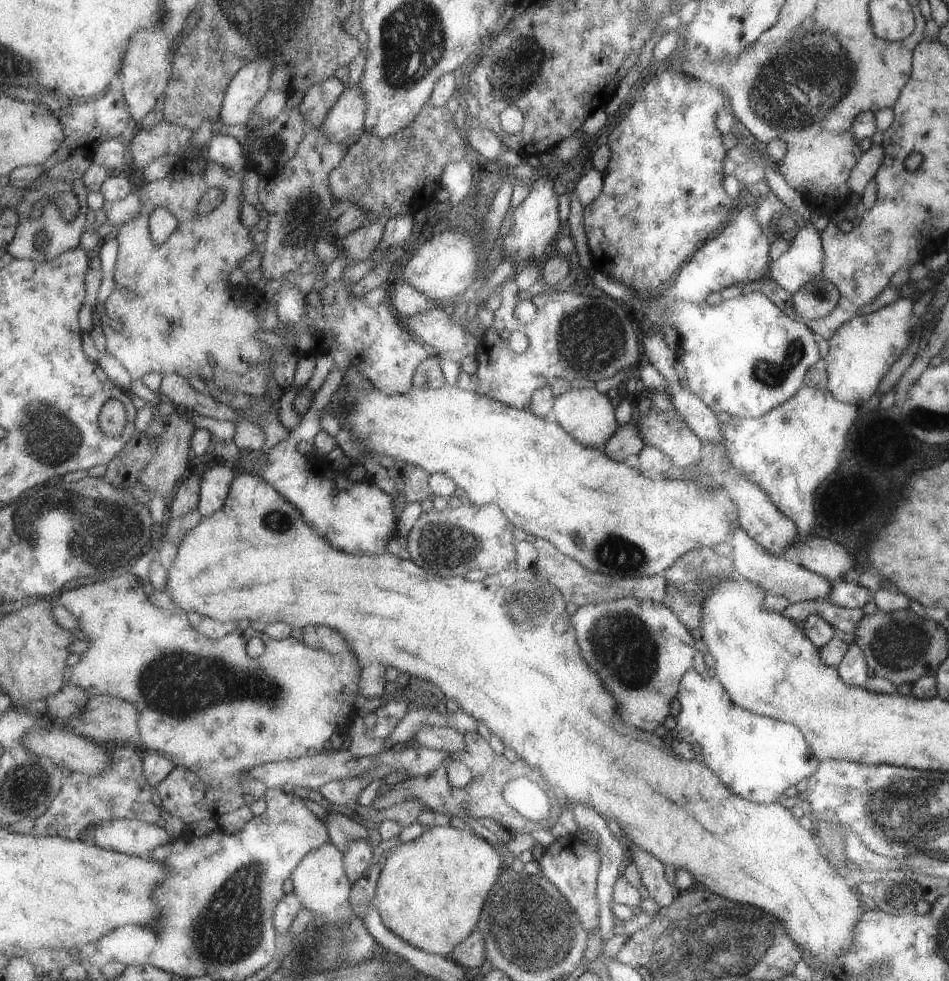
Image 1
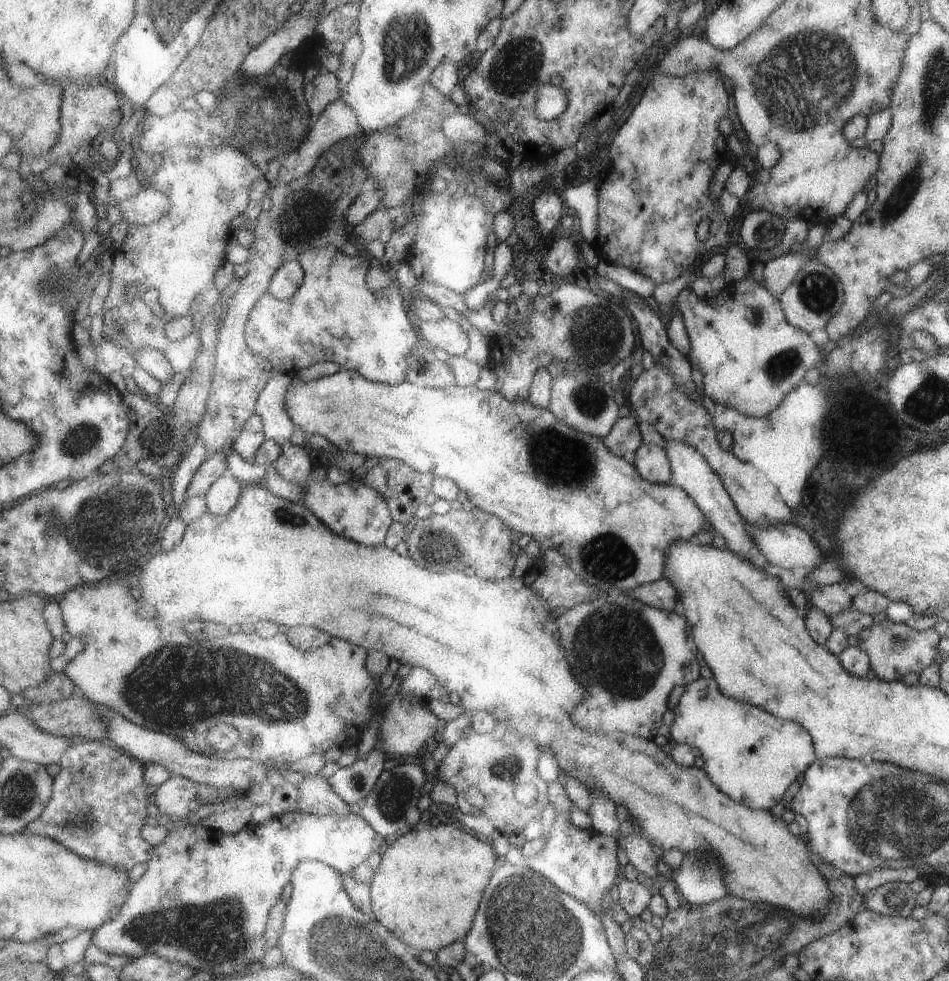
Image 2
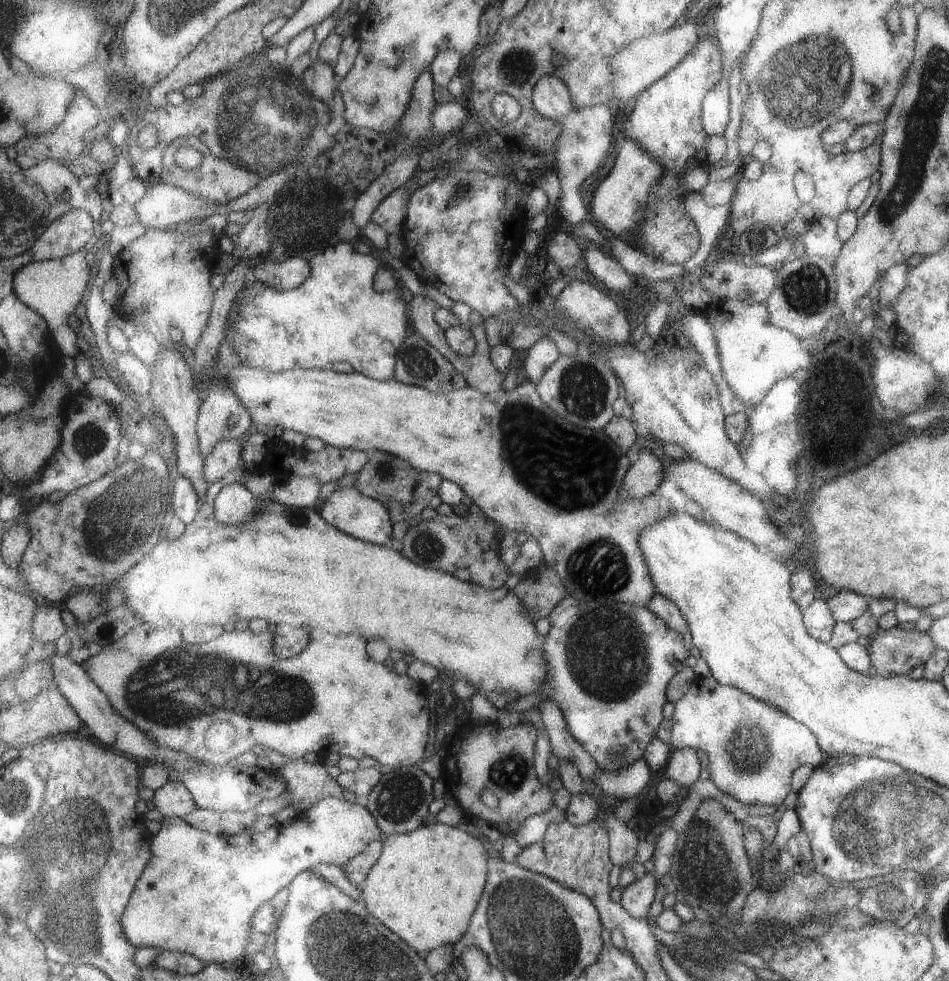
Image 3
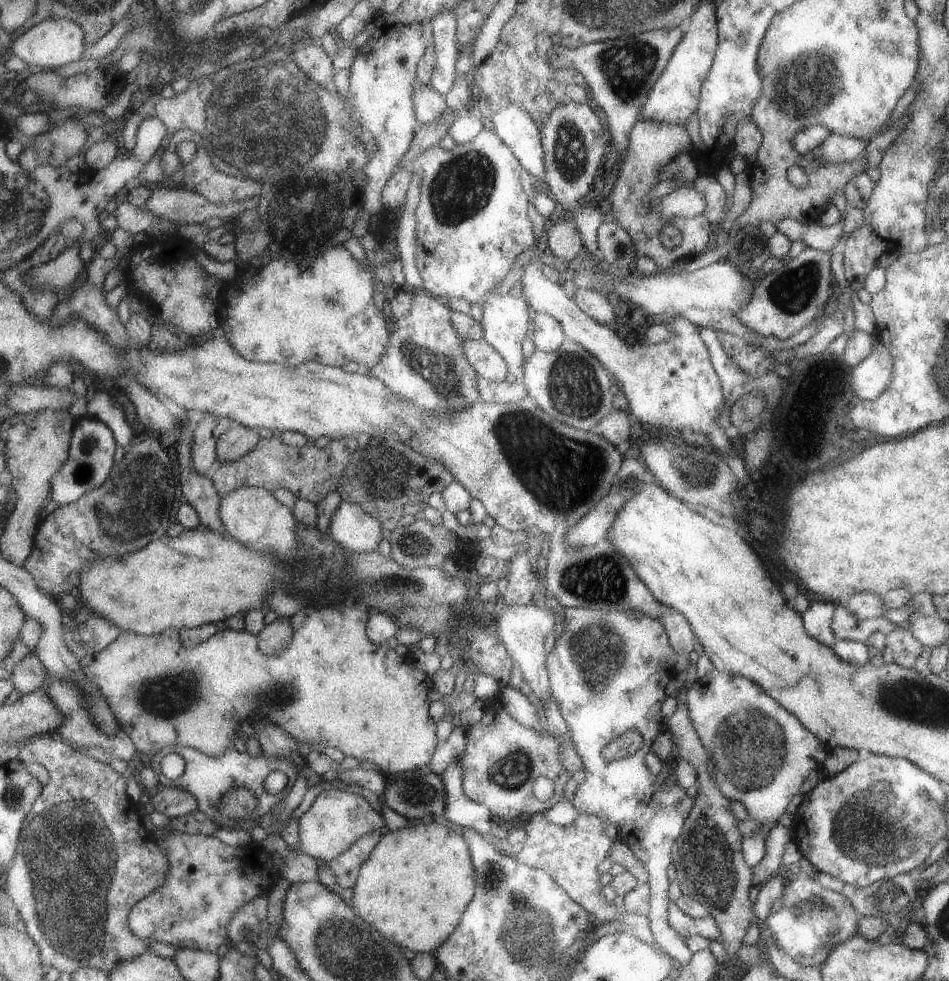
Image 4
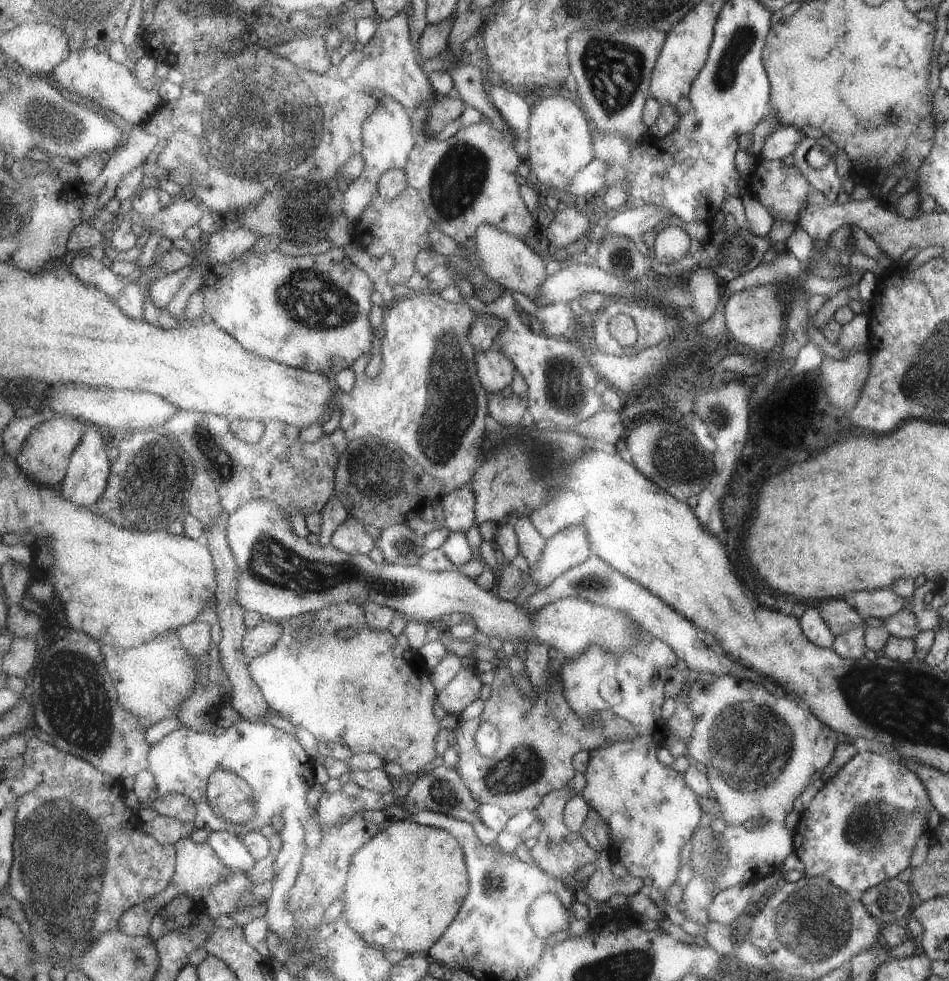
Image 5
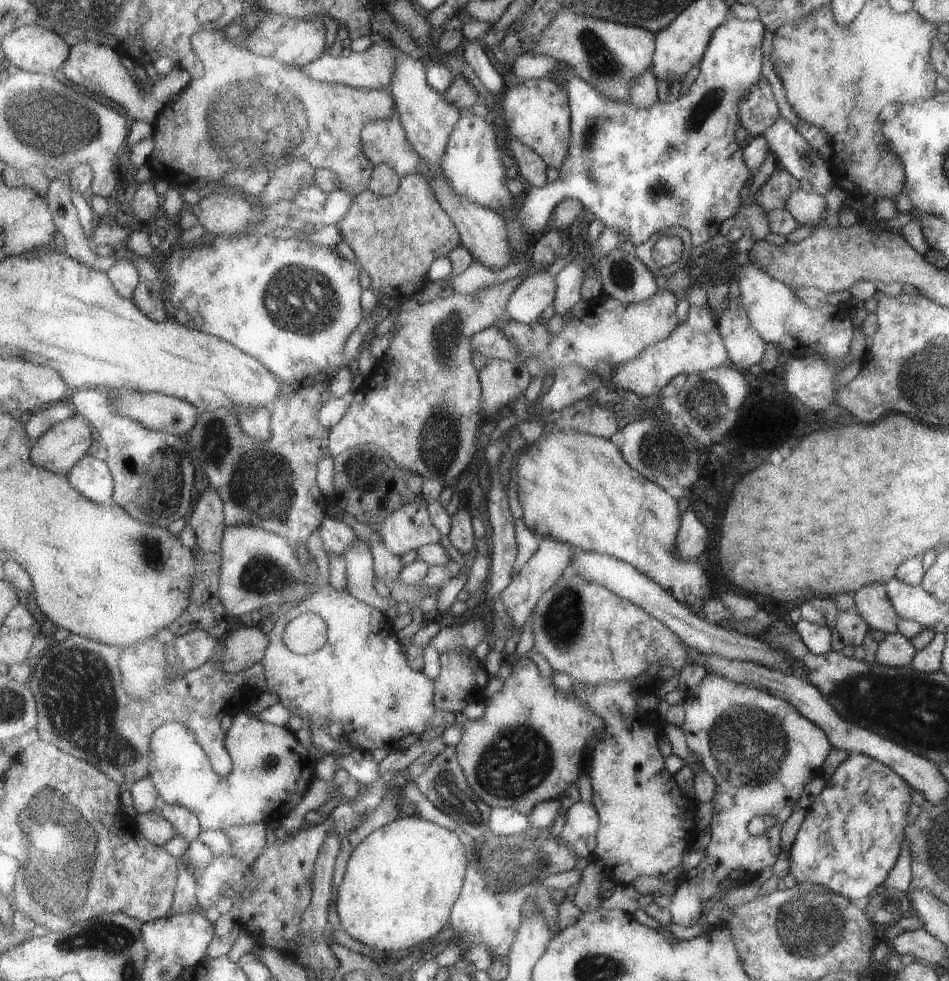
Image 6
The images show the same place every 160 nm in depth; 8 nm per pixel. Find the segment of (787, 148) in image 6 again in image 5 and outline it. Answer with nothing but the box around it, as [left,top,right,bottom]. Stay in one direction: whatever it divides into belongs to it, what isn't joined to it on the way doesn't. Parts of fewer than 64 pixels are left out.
[791,137,844,202]

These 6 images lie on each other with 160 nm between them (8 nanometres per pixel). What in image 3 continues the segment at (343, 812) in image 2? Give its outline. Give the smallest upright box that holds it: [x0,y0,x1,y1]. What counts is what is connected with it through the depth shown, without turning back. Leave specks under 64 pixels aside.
[280,759,343,813]

